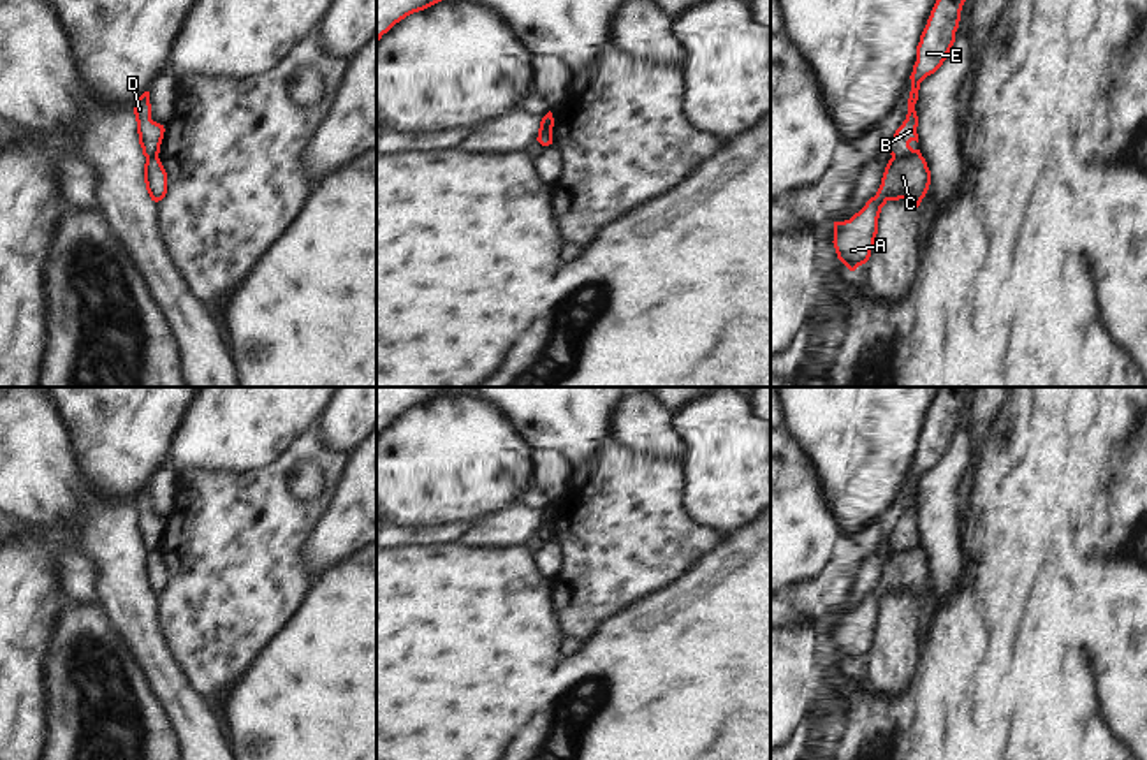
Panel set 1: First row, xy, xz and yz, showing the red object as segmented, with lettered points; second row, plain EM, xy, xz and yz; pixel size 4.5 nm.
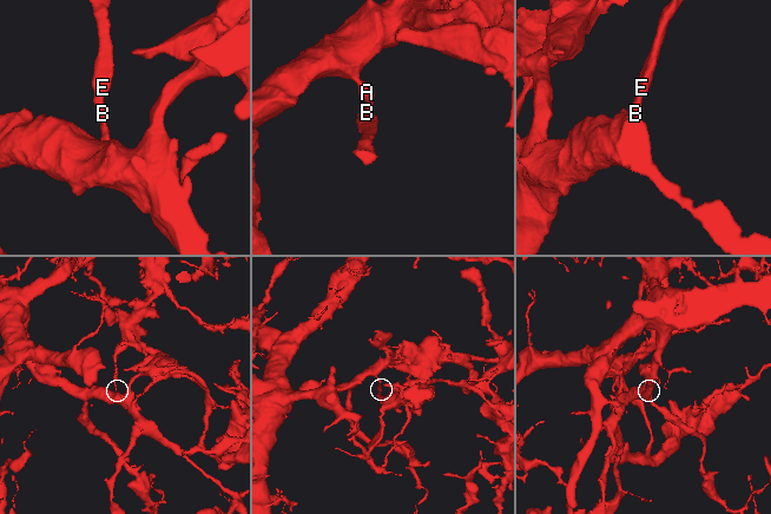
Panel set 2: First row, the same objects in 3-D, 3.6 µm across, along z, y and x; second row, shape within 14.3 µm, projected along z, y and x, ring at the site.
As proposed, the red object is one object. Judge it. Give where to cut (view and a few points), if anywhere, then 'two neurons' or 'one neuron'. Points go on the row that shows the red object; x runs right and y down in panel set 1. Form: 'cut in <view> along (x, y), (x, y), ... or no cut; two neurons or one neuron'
cut in yz along (919, 152), (908, 157), (892, 157); two neurons

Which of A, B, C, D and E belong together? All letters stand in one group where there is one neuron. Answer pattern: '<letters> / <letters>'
A C / B D E

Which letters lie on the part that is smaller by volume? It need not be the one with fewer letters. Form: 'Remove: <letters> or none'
Remove: B, D, E

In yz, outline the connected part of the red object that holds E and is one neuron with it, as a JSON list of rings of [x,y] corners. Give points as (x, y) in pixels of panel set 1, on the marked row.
[[[936,0],[927,25],[920,35],[920,42],[917,46],[917,62],[910,76],[911,91],[908,99],[908,114],[888,142],[888,153],[897,160],[920,153],[920,150],[913,150],[910,146],[911,141],[918,142],[918,116],[915,104],[918,100],[920,83],[927,76],[934,74],[946,60],[955,42],[955,32],[959,28],[964,2],[966,0]]]

